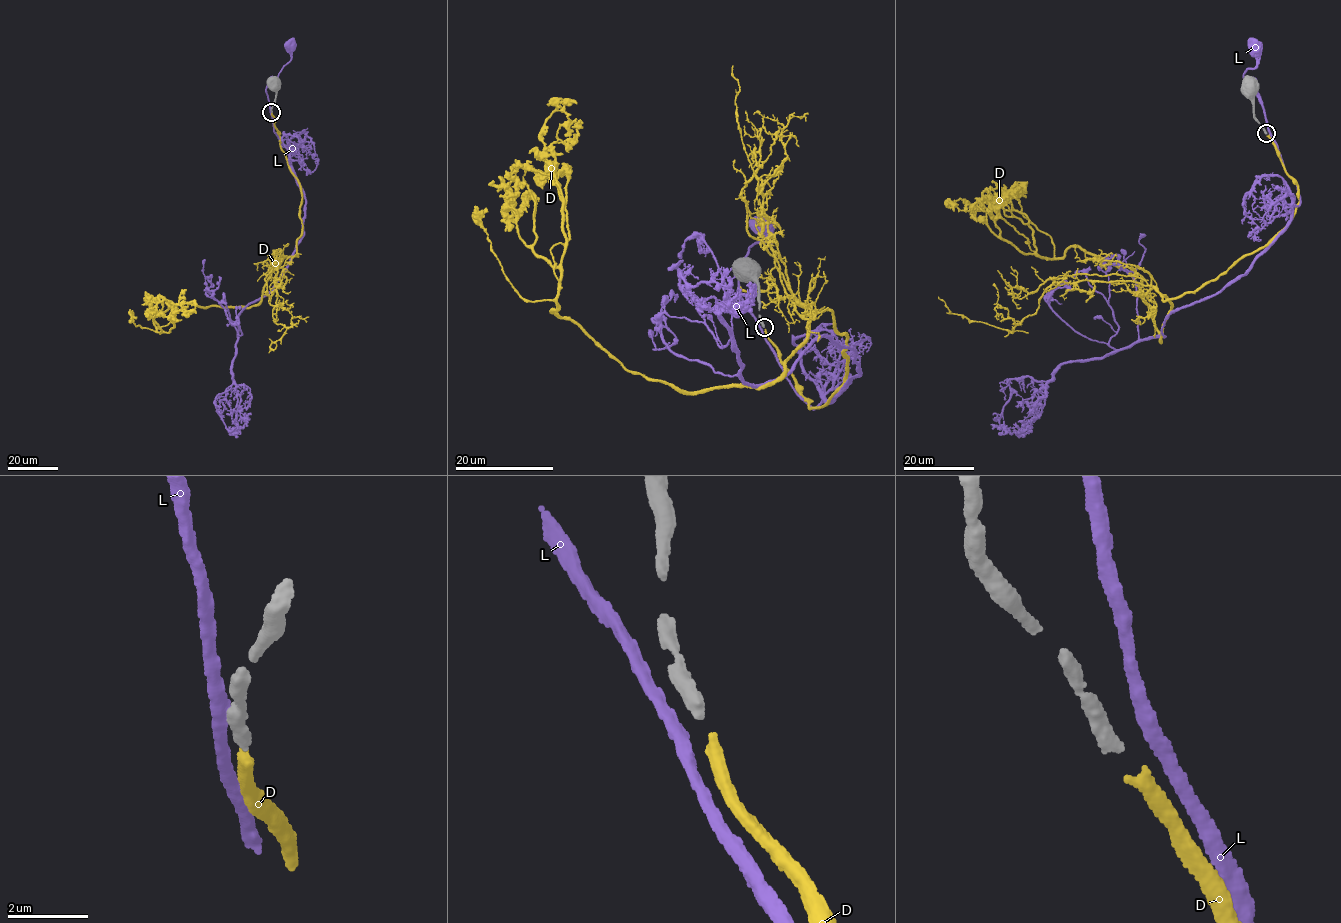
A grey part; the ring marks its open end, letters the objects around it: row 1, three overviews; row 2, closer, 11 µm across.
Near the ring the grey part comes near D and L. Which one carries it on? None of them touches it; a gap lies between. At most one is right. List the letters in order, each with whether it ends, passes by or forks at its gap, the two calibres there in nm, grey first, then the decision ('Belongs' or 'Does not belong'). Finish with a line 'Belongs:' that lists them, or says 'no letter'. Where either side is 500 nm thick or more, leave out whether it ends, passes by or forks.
D: It ends there. Thickness 320 nm (grey) against 320 nm. Belongs
L: It passes by. Thickness 320 nm (grey) against 340 nm. Does not belong
Belongs: D

